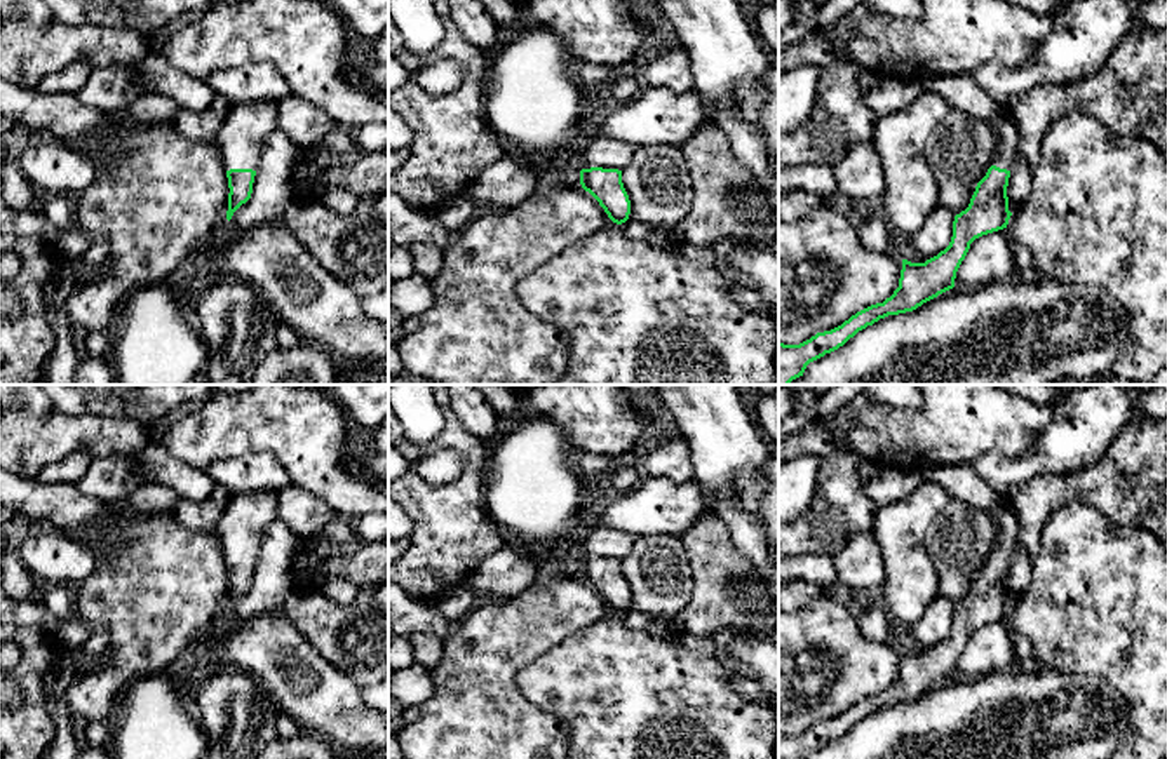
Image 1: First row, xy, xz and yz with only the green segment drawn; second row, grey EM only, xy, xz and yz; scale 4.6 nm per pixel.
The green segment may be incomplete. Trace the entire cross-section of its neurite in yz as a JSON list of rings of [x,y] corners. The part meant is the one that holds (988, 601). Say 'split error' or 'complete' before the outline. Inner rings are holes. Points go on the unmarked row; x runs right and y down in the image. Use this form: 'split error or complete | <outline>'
split error | [[[1000,503],[995,517],[995,548],[986,566],[977,573],[968,597],[955,606],[949,635],[925,653],[902,649],[899,677],[883,693],[871,695],[841,715],[817,722],[799,735],[779,733],[779,759],[806,759],[810,752],[838,740],[859,721],[880,709],[913,702],[955,677],[956,662],[970,634],[982,625],[1007,618],[1012,606],[1007,576],[1019,545],[1019,524],[1015,512],[1007,503]]]

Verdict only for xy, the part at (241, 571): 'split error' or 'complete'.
split error

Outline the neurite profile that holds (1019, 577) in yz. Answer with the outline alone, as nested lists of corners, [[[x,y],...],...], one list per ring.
[[[1017,545],[1015,554],[1010,561],[1007,587],[1008,587],[1008,601],[1014,602],[1033,580],[1033,557]]]

